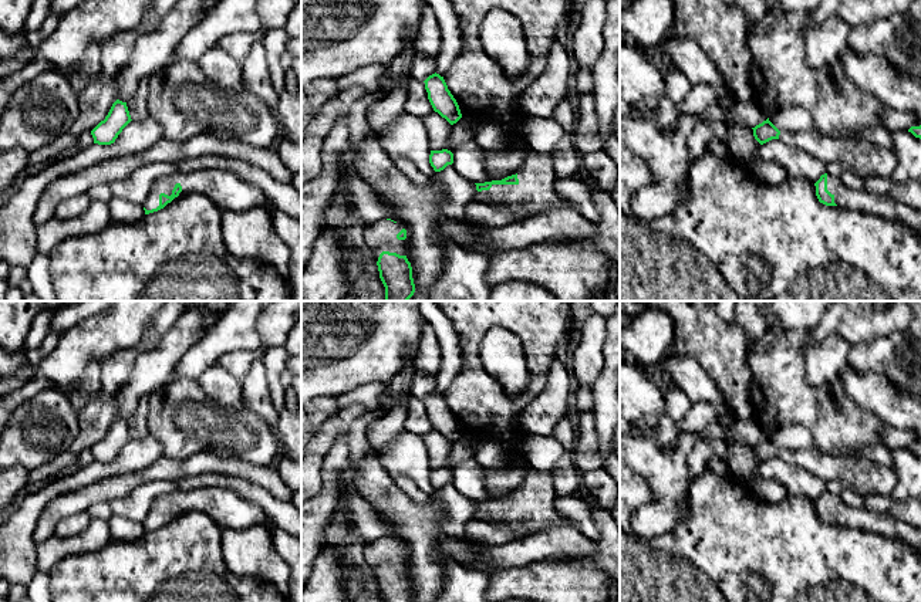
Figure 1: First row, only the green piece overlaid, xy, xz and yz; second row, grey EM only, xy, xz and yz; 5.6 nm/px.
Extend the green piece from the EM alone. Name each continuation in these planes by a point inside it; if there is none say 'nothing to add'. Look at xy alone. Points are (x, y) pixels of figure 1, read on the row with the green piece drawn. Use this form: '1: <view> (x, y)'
1: xy (226, 190)

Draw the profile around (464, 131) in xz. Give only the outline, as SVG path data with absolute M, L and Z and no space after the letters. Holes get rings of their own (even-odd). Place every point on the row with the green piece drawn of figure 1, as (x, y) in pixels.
M460 118L456 124L452 125L452 131L445 149L453 153L453 150L462 143L475 141L476 129L478 125L473 121Z

